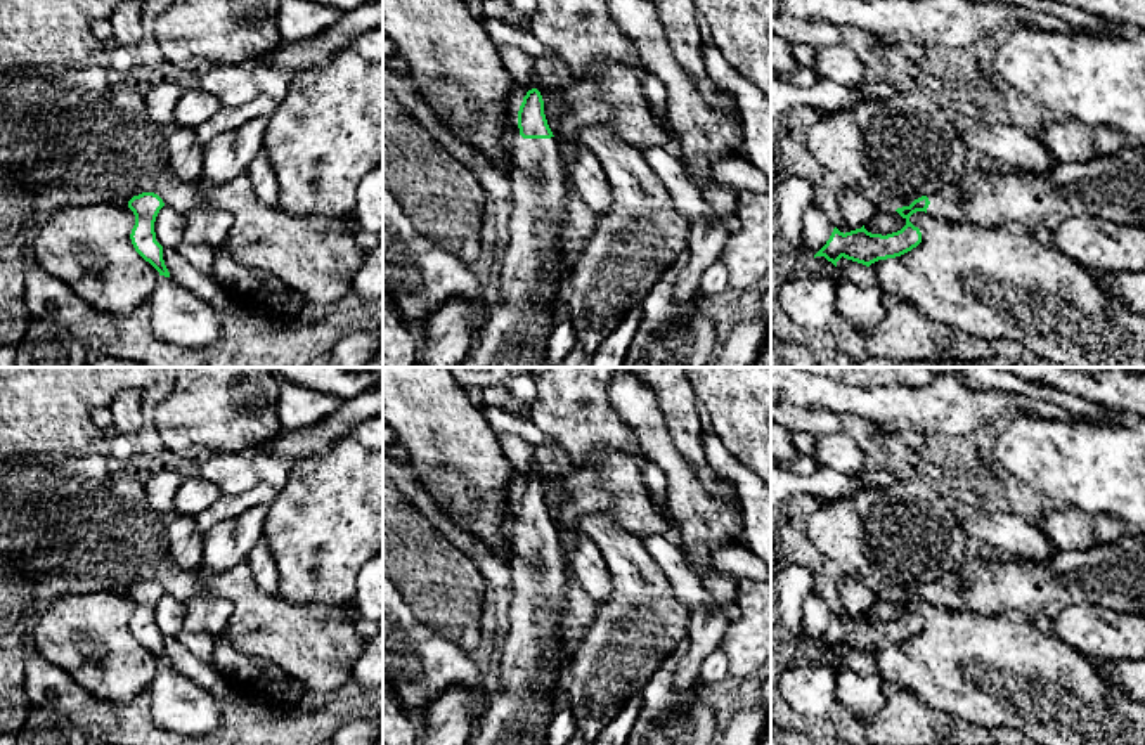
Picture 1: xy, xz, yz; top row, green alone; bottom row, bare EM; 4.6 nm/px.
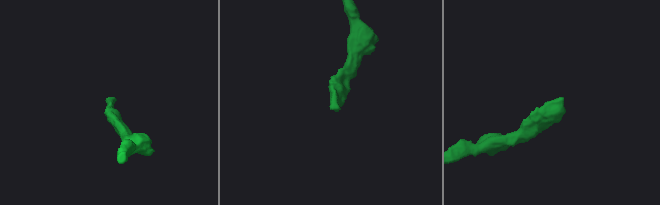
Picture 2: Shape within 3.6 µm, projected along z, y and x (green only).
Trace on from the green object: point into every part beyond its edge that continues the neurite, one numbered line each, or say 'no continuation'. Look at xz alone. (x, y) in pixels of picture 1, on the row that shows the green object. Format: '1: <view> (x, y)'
1: xz (518, 326)

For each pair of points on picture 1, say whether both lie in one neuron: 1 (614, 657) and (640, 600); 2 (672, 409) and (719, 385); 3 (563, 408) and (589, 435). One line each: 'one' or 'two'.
1: one
2: two
3: one

